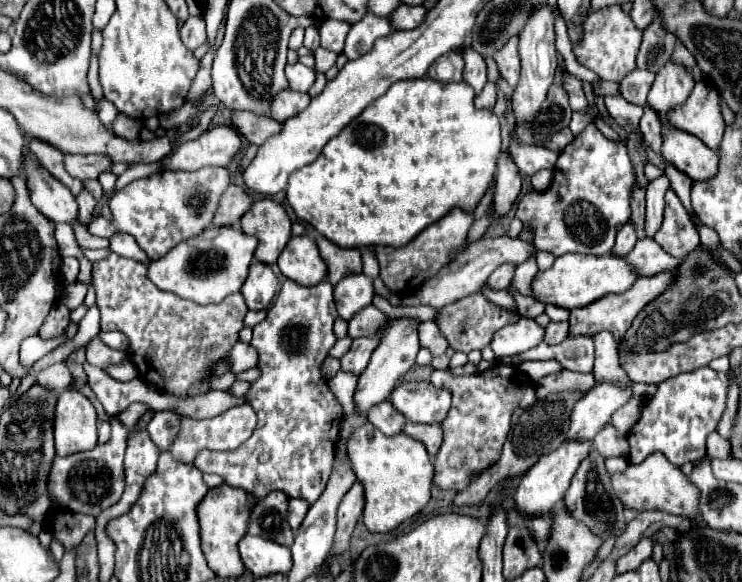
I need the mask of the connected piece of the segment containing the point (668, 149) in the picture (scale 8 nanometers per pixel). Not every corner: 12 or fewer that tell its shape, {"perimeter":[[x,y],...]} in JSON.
{"perimeter":[[663,128],[663,156],[693,180],[719,172],[719,154],[697,136]]}

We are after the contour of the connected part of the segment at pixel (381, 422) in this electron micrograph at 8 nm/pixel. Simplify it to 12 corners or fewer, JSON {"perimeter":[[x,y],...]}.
{"perimeter":[[383,400],[369,408],[369,422],[385,436],[399,434],[405,418]]}

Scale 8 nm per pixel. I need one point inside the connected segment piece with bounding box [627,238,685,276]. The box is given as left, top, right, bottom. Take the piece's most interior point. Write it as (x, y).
(652, 259)

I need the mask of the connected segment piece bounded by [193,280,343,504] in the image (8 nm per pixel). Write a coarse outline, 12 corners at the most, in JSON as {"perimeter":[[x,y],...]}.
{"perimeter":[[285,280],[253,328],[257,428],[193,464],[313,504],[341,404],[321,378],[333,286]]}

